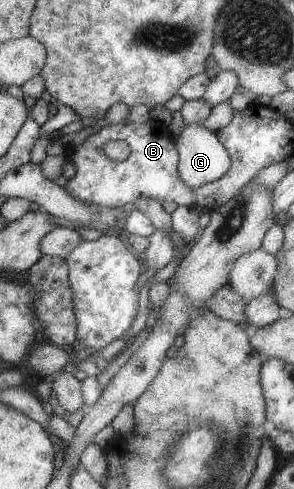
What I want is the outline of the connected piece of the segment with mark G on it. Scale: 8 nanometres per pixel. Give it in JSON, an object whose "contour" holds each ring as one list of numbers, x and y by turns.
{"contour":[[184,123,175,137,179,151,178,173,189,187,219,179,229,169,229,155,217,136,200,123]]}

